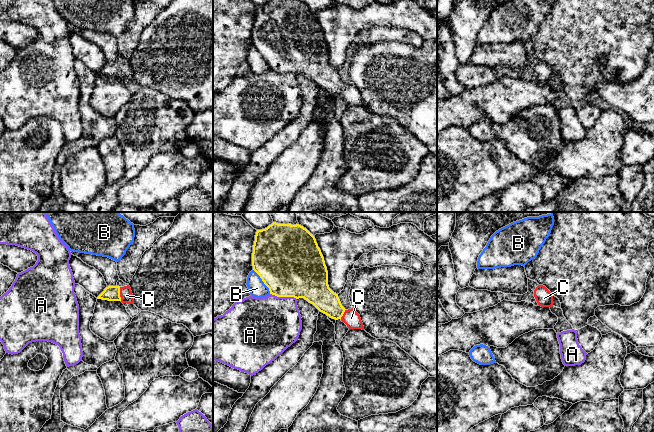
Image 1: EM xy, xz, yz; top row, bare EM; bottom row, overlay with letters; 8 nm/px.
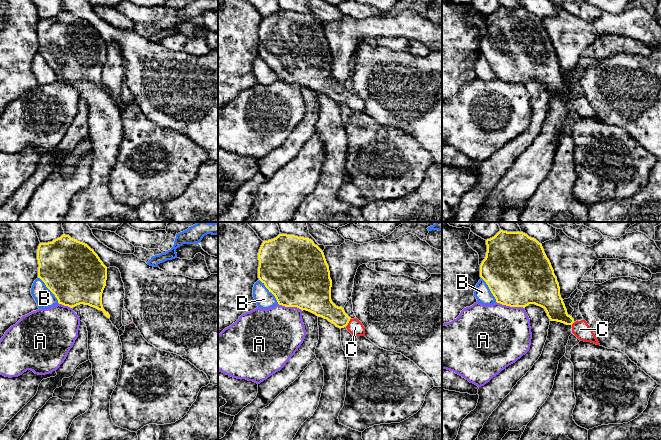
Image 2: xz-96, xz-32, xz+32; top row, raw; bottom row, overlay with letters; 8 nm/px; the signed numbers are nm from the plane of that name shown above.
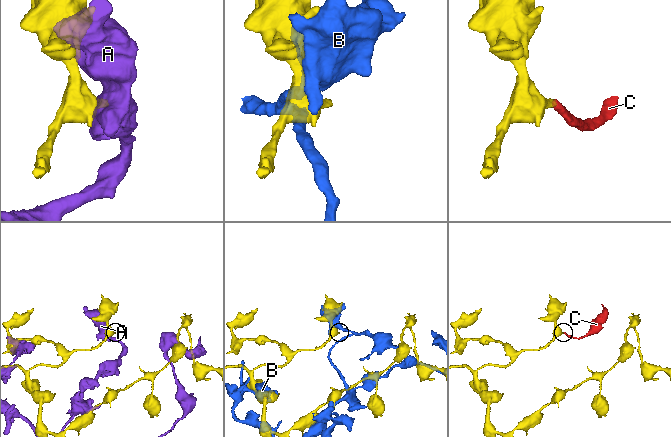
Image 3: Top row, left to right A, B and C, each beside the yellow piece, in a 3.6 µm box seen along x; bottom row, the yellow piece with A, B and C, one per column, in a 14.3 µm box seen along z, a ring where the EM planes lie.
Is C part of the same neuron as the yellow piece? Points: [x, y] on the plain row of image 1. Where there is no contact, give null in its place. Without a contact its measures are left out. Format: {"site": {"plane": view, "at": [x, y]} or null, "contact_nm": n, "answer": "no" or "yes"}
{"site": {"plane": "xy", "at": [119, 70]}, "contact_nm": 110, "answer": "yes"}

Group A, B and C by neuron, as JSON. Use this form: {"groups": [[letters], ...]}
{"groups": [["A"], ["B"], ["C"]]}

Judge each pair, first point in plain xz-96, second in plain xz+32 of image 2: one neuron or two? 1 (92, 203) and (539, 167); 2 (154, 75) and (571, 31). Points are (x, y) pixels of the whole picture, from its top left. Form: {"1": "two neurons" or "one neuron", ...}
{"1": "two neurons", "2": "two neurons"}

